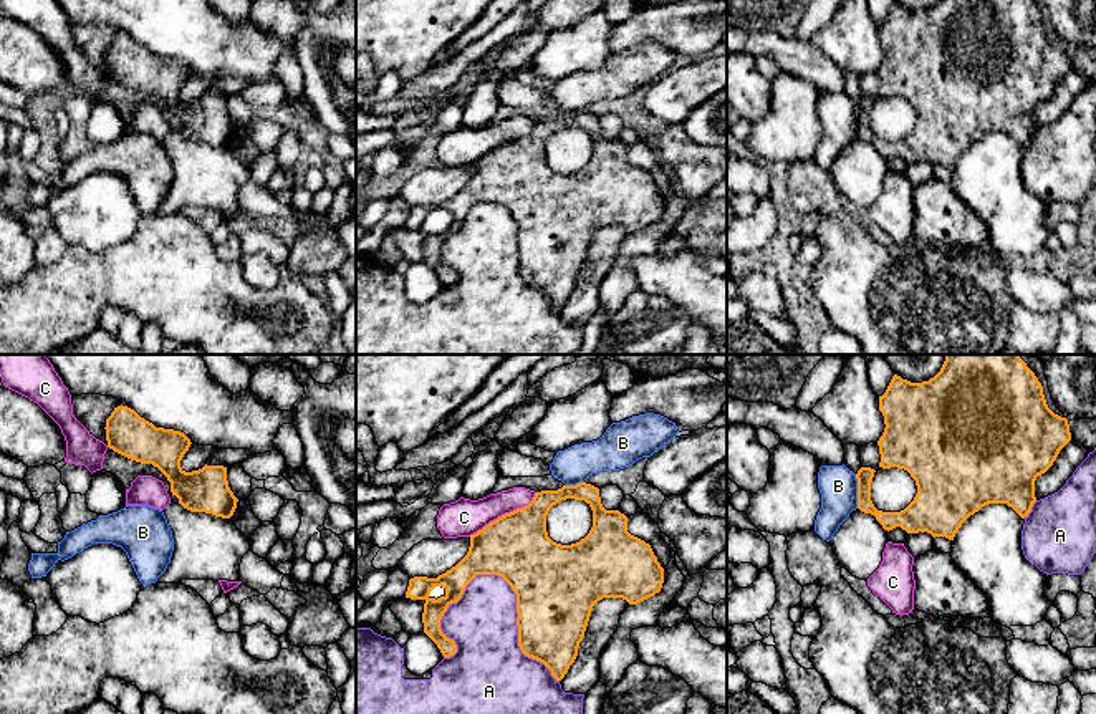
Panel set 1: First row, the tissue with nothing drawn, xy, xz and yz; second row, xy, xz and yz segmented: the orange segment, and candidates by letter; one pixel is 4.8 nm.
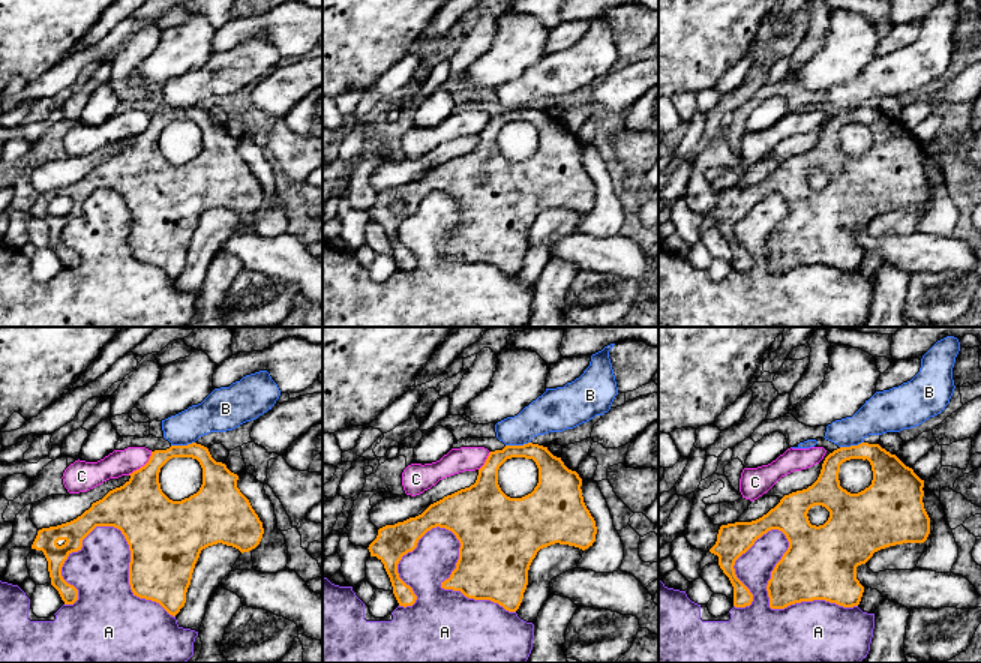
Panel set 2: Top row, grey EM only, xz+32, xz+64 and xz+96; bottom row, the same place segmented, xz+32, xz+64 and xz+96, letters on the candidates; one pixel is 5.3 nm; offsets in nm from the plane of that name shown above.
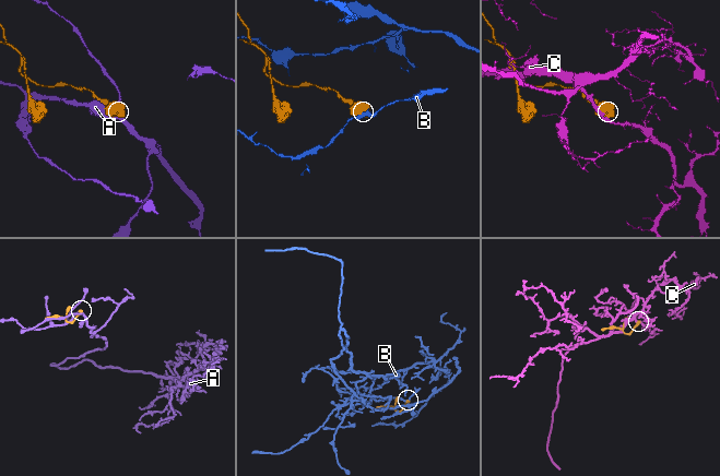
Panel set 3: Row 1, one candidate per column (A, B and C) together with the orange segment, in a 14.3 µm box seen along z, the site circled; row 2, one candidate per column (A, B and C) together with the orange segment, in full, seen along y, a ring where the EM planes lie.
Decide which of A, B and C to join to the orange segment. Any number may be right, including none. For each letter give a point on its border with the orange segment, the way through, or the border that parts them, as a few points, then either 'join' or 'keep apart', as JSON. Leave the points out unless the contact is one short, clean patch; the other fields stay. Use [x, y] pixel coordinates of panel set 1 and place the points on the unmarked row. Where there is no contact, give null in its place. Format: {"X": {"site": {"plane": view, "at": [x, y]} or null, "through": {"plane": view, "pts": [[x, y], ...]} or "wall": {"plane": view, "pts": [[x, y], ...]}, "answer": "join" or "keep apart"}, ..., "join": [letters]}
{"A": {"site": {"plane": "xz", "at": [517, 250]}, "answer": "keep apart"}, "B": {"site": {"plane": "yz", "at": [858, 120]}, "wall": {"plane": "yz", "pts": [[855, 103], [858, 136]]}, "answer": "keep apart"}, "C": {"site": {"plane": "xz", "at": [505, 143]}, "answer": "keep apart"}, "join": []}

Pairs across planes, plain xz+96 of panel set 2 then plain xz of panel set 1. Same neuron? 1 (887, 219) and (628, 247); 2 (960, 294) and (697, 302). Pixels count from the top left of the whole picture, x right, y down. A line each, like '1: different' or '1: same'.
1: different
2: different

